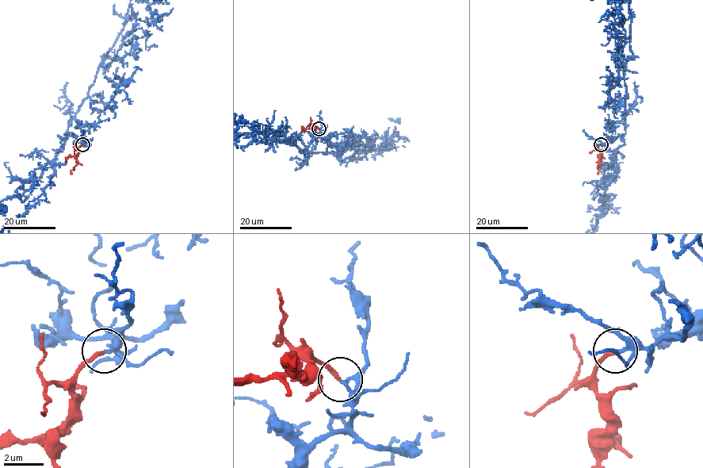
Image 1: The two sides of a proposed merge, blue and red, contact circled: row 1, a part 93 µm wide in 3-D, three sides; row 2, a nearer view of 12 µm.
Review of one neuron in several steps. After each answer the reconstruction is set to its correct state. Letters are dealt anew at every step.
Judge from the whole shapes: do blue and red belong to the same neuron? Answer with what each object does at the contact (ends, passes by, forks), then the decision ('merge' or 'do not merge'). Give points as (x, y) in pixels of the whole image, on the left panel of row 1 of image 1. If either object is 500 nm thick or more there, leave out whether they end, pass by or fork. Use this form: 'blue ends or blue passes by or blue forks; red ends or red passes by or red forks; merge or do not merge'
blue passes by; red ends; merge

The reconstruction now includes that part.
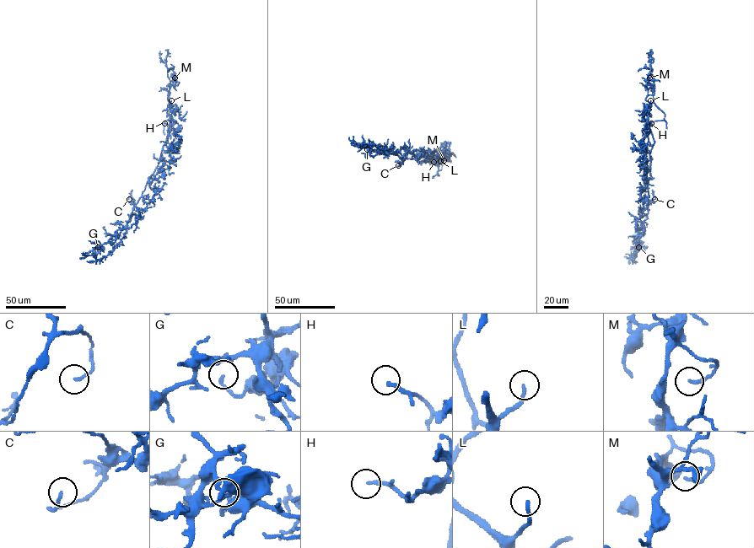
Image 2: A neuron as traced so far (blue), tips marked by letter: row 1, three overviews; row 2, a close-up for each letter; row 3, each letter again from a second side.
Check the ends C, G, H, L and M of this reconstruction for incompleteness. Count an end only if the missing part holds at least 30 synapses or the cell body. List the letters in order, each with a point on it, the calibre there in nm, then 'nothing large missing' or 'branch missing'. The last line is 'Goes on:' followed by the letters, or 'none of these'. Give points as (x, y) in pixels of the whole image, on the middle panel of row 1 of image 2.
C: (398, 165) | 120 nm | nothing large missing
G: (367, 149) | 170 nm | nothing large missing
H: (433, 162) | 170 nm | branch missing
L: (440, 161) | 160 nm | branch missing
M: (444, 160) | 160 nm | nothing large missing
Goes on: H, L

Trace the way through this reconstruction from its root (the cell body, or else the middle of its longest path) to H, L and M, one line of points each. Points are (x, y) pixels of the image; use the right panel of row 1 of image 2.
H: (650, 169), (649, 154), (654, 141), (646, 125), (651, 123)
L: (650, 169), (649, 154), (654, 141), (646, 126), (648, 120), (645, 112), (650, 100)
M: (650, 169), (654, 141), (645, 110), (654, 102), (654, 85), (648, 83), (649, 77)

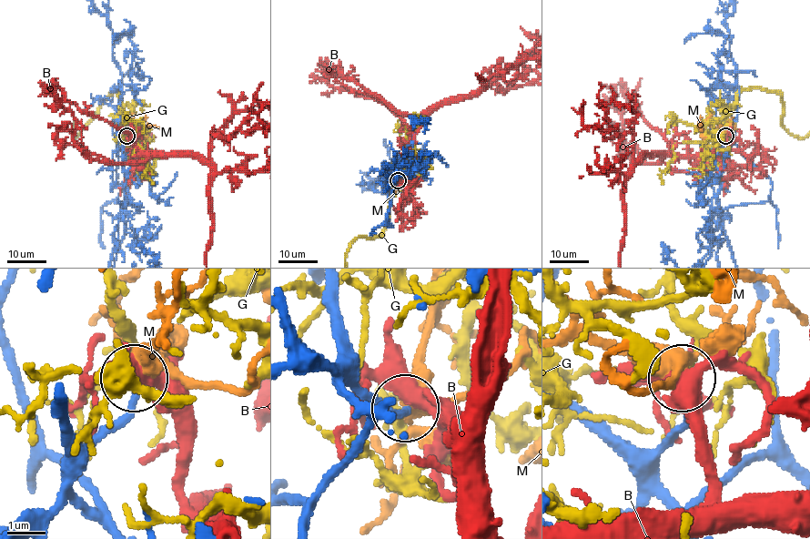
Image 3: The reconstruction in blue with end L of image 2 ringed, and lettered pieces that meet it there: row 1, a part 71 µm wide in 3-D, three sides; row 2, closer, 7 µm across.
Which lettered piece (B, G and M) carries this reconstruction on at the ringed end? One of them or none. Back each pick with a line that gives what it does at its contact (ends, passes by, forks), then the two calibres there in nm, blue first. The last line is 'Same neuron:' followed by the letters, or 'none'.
M: it forks; calibres 160 and 320 nm
Same neuron: M

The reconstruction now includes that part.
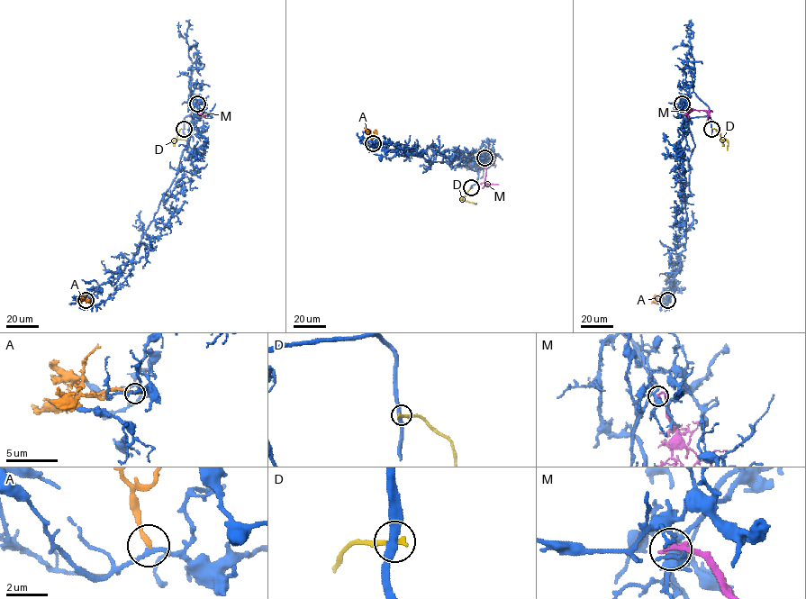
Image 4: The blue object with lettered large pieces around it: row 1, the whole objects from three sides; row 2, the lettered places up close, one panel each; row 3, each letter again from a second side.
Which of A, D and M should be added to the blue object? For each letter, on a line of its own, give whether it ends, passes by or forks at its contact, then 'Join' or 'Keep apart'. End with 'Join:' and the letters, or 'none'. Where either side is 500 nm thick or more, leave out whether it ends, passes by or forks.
A: It ends there. Keep apart
D: It ends there. Keep apart
M: It ends there. Keep apart
Join: none

